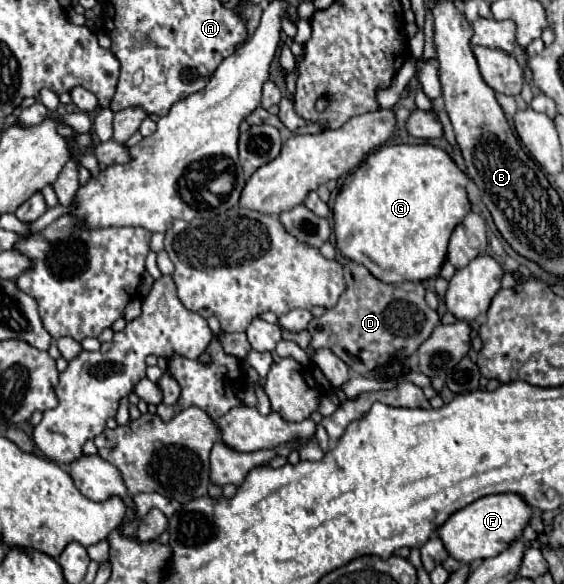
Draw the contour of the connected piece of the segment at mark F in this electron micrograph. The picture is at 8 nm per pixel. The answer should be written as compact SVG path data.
M517 493L487 495L451 515L449 521L439 529L439 537L443 539L443 543L447 543L451 557L469 565L503 553L511 543L521 539L523 529L531 523L533 517L535 509L527 505L527 501Z

